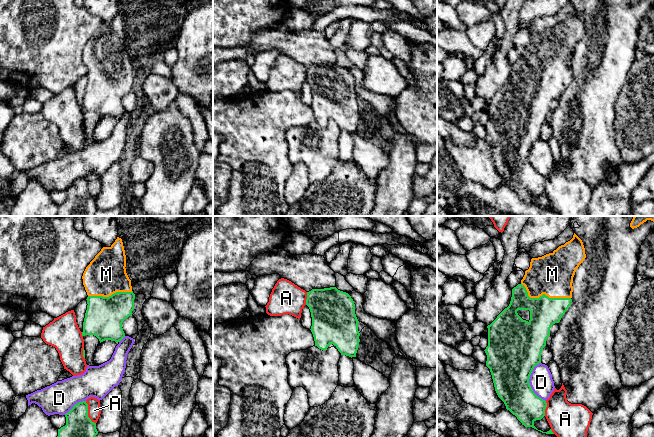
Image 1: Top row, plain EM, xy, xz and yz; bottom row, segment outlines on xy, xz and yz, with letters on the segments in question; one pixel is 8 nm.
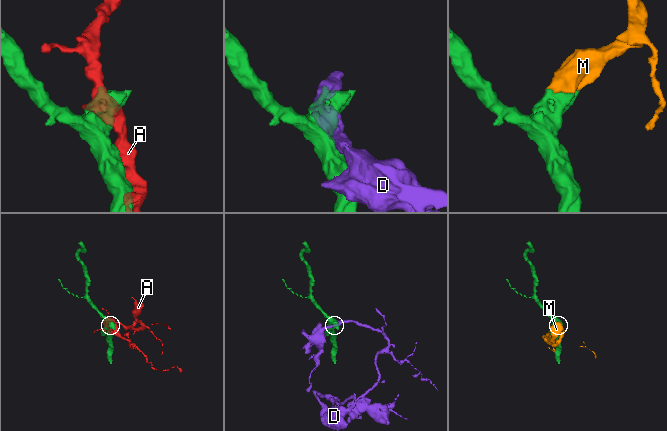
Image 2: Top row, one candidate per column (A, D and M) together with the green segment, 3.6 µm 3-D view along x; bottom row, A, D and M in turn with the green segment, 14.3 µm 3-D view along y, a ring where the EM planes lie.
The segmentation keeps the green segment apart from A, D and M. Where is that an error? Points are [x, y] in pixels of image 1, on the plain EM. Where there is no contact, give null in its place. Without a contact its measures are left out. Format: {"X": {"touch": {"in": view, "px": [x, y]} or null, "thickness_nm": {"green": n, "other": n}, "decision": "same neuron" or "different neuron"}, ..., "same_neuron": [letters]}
{"A": {"touch": {"in": "xy", "px": [87, 189]}, "thickness_nm": {"green": 280, "other": 110}, "decision": "different neuron"}, "D": {"touch": {"in": "yz", "px": [529, 159]}, "thickness_nm": {"green": 400, "other": 190}, "decision": "different neuron"}, "M": {"touch": {"in": "yz", "px": [543, 70]}, "thickness_nm": {"green": 240, "other": 340}, "decision": "same neuron"}, "same_neuron": ["M"]}

